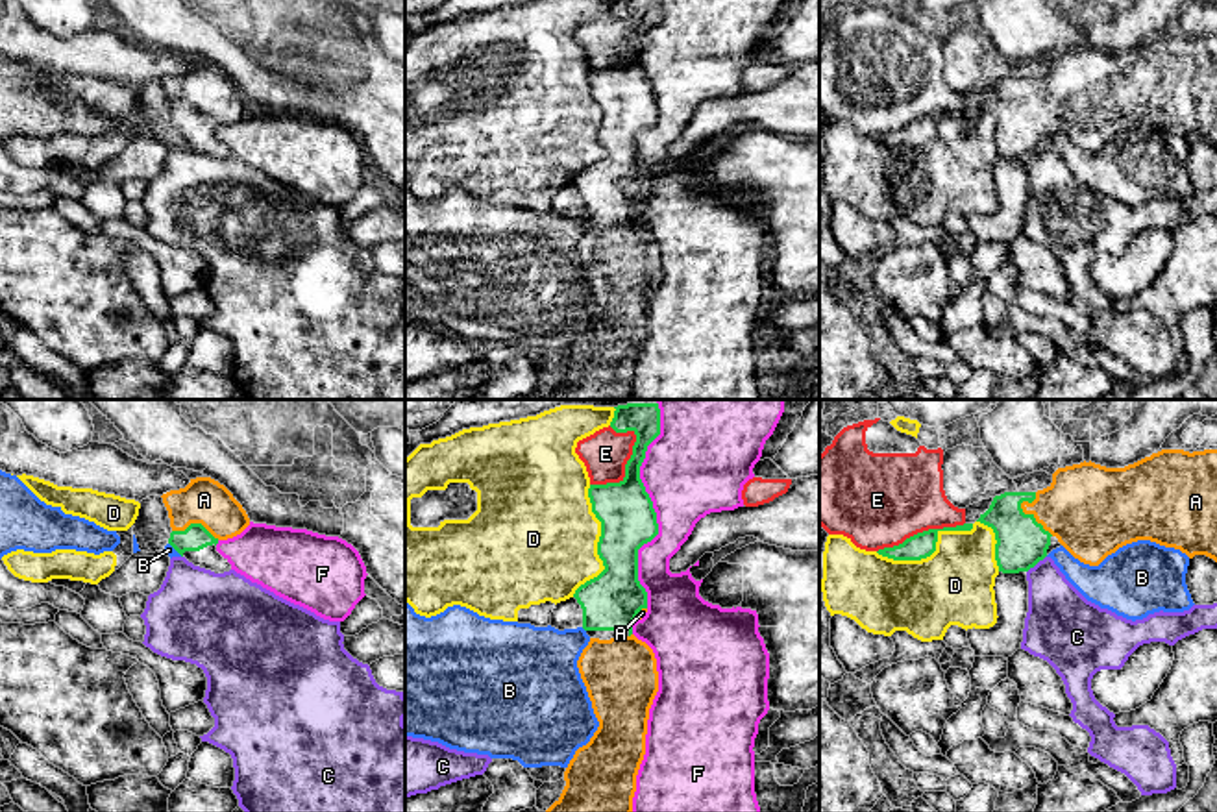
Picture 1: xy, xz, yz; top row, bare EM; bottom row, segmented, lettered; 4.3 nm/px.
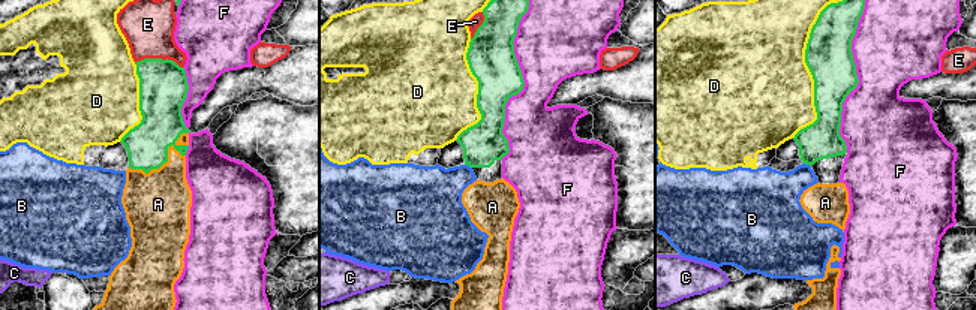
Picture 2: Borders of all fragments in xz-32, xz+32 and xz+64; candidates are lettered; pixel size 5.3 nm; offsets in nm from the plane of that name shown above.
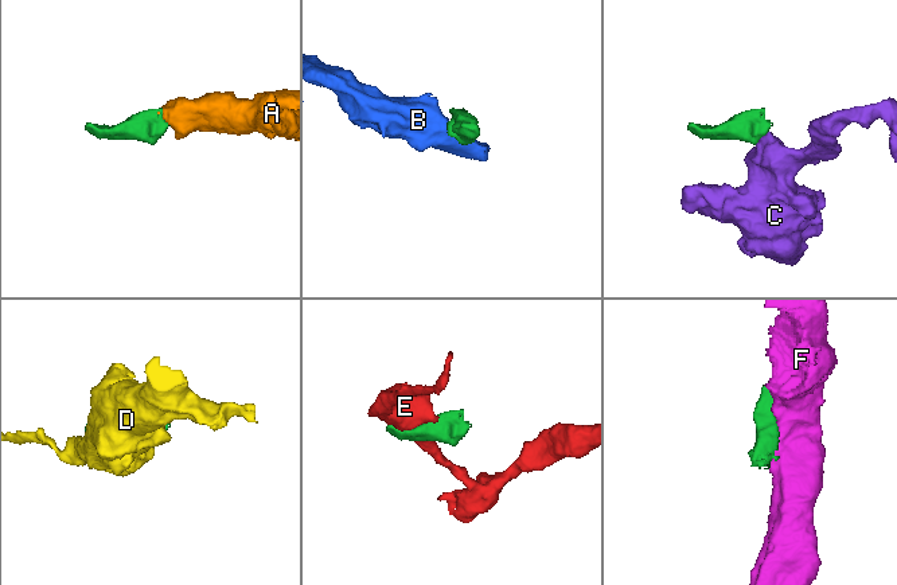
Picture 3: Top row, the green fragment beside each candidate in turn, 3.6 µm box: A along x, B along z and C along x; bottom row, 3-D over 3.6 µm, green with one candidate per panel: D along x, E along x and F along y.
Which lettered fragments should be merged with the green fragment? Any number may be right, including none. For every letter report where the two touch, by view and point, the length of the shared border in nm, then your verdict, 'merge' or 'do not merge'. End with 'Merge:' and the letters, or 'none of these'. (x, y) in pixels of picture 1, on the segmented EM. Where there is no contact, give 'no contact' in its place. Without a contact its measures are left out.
A: contact yz (1023, 513); length 200 nm; merge
B: contact xy (176, 550); length 90 nm; do not merge
C: contact yz (1036, 563); length 120 nm; do not merge
D: contact xz (598, 544); length 500 nm; do not merge
E: contact xz (626, 470); length 320 nm; do not merge
F: contact xz (651, 505); length 900 nm; do not merge
Merge: A

